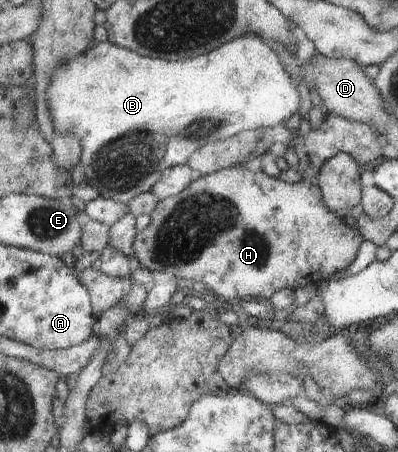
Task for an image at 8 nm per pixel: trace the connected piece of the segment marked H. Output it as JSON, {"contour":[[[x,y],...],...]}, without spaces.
{"contour":[[[232,166],[231,168],[224,168],[217,172],[212,172],[211,174],[207,174],[206,176],[202,175],[201,178],[198,178],[197,180],[194,180],[190,187],[187,187],[182,193],[179,193],[178,195],[175,195],[174,197],[169,197],[168,199],[159,201],[157,205],[157,209],[150,215],[150,223],[146,228],[144,228],[142,231],[138,232],[138,235],[136,236],[136,239],[134,241],[134,257],[138,259],[138,262],[140,265],[144,266],[145,268],[148,268],[149,270],[155,271],[157,274],[161,275],[162,277],[172,277],[172,278],[179,278],[179,279],[192,279],[192,281],[202,281],[204,282],[208,288],[212,289],[218,298],[221,298],[222,300],[225,300],[227,303],[231,302],[238,302],[240,297],[242,299],[246,300],[246,297],[248,299],[255,299],[259,297],[260,299],[270,299],[276,291],[280,291],[280,289],[293,289],[297,290],[298,288],[303,288],[308,285],[314,285],[318,286],[320,283],[323,283],[324,281],[330,280],[336,272],[342,269],[348,269],[354,261],[356,261],[356,257],[358,257],[358,251],[360,251],[360,245],[364,243],[364,236],[360,233],[360,230],[355,227],[348,226],[343,219],[342,214],[337,214],[335,211],[332,211],[332,209],[328,209],[328,205],[326,205],[326,201],[324,201],[324,194],[323,189],[320,189],[320,186],[316,184],[316,182],[308,181],[308,180],[301,180],[299,182],[293,183],[287,183],[286,181],[282,181],[282,179],[279,179],[277,177],[270,177],[266,175],[266,173],[260,171],[250,171],[248,169],[247,171],[244,169],[238,169],[238,166]]]}

